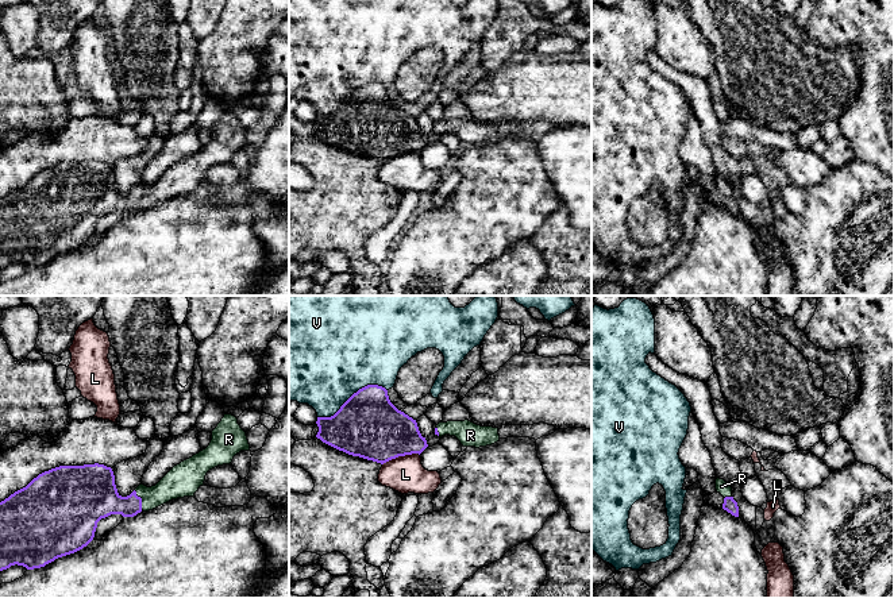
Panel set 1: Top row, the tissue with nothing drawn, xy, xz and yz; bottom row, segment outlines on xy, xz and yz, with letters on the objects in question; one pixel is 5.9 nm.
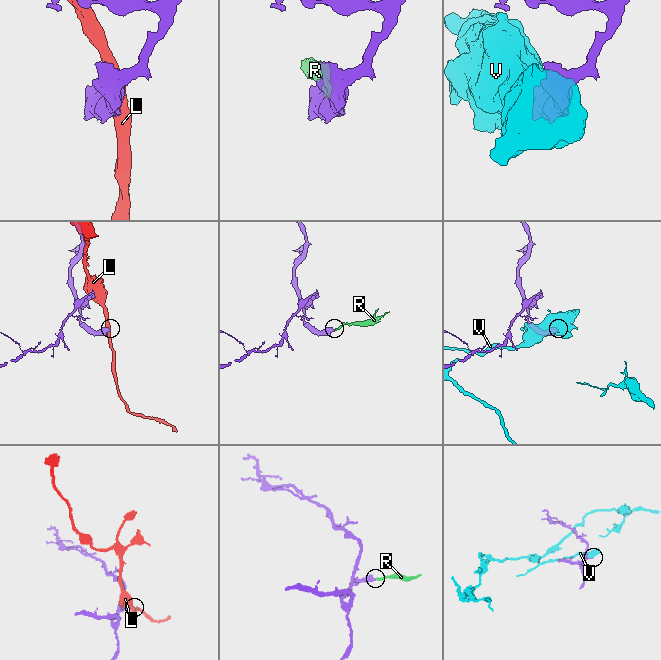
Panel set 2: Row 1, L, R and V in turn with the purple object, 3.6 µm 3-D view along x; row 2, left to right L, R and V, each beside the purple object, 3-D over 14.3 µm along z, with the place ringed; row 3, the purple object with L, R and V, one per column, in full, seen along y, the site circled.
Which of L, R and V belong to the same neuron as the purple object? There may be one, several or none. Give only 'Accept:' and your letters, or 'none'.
Accept: R

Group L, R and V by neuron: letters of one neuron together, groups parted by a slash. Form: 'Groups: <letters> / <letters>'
Groups: L / R / V

